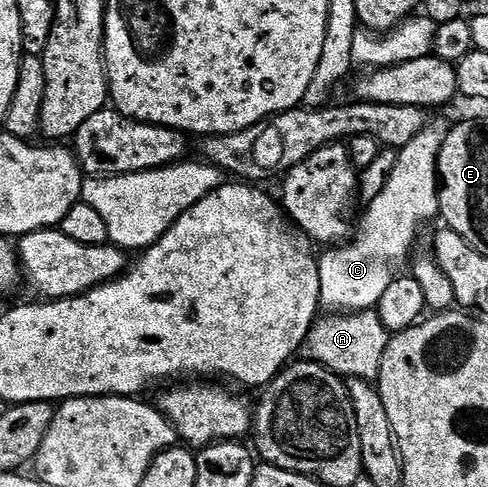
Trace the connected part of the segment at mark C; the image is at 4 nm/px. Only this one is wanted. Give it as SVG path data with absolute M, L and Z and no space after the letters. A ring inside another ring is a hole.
M435 124L425 126L421 134L414 136L410 144L399 147L397 163L390 173L382 192L373 202L367 203L368 215L358 222L358 233L351 239L350 244L341 245L339 248L328 248L319 255L320 264L320 304L332 312L355 312L370 310L382 298L382 292L390 288L394 271L392 265L407 252L416 238L416 229L422 222L434 219L440 213L440 183L438 181L438 167L440 164L440 149L444 146L445 131L439 130Z

